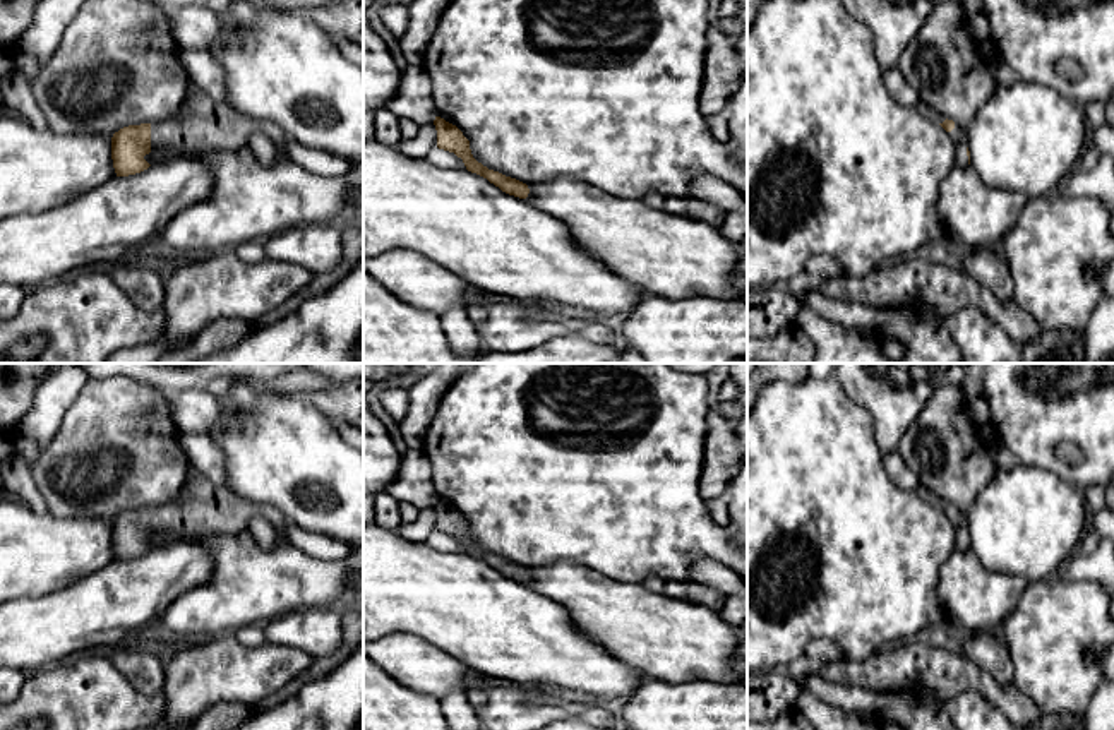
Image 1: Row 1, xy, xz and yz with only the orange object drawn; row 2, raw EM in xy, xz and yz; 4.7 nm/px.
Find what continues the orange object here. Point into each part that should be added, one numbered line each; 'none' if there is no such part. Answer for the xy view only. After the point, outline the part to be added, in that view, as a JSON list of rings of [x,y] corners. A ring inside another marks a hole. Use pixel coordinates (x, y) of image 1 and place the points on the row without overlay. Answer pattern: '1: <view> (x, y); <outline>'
1: xy (203, 508); [[[192,470],[173,500],[151,507],[151,536],[144,543],[154,548],[153,538],[165,533],[182,536],[238,533],[257,516],[273,523],[284,540],[288,519],[278,509],[237,495]]]

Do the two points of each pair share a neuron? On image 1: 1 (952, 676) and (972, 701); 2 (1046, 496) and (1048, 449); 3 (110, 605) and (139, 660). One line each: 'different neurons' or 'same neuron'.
1: different neurons
2: different neurons
3: different neurons

